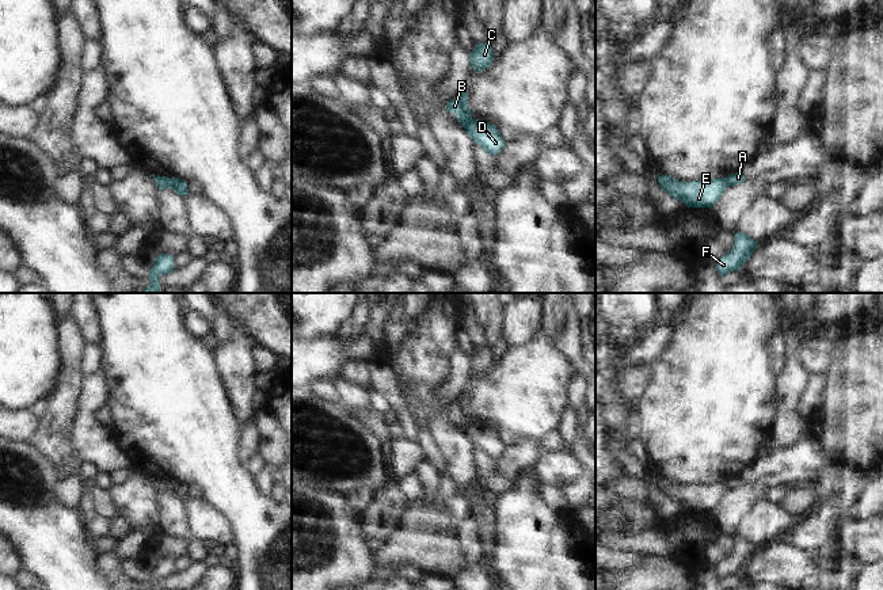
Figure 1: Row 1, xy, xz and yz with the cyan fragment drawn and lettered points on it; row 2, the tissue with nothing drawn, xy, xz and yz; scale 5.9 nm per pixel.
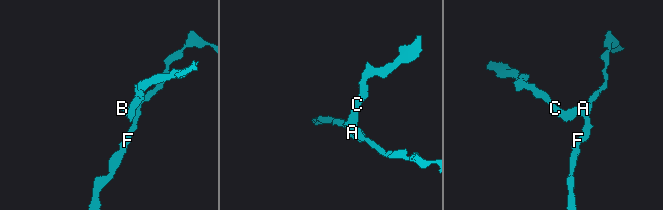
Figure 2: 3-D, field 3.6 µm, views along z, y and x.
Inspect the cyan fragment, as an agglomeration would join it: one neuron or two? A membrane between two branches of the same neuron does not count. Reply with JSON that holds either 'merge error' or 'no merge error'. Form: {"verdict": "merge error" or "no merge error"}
{"verdict": "merge error"}

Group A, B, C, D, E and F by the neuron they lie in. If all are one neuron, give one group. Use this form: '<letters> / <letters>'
A D F / B C E

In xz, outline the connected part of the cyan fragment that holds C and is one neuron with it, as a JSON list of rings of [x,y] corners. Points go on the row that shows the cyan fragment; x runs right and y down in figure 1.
[[[487,41],[484,43],[475,45],[475,49],[471,52],[469,61],[471,68],[479,73],[488,68],[494,62],[491,42]]]

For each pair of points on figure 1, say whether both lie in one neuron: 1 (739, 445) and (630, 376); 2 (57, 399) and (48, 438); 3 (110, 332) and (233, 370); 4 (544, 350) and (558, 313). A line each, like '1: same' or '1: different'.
1: different
2: same
3: different
4: different

